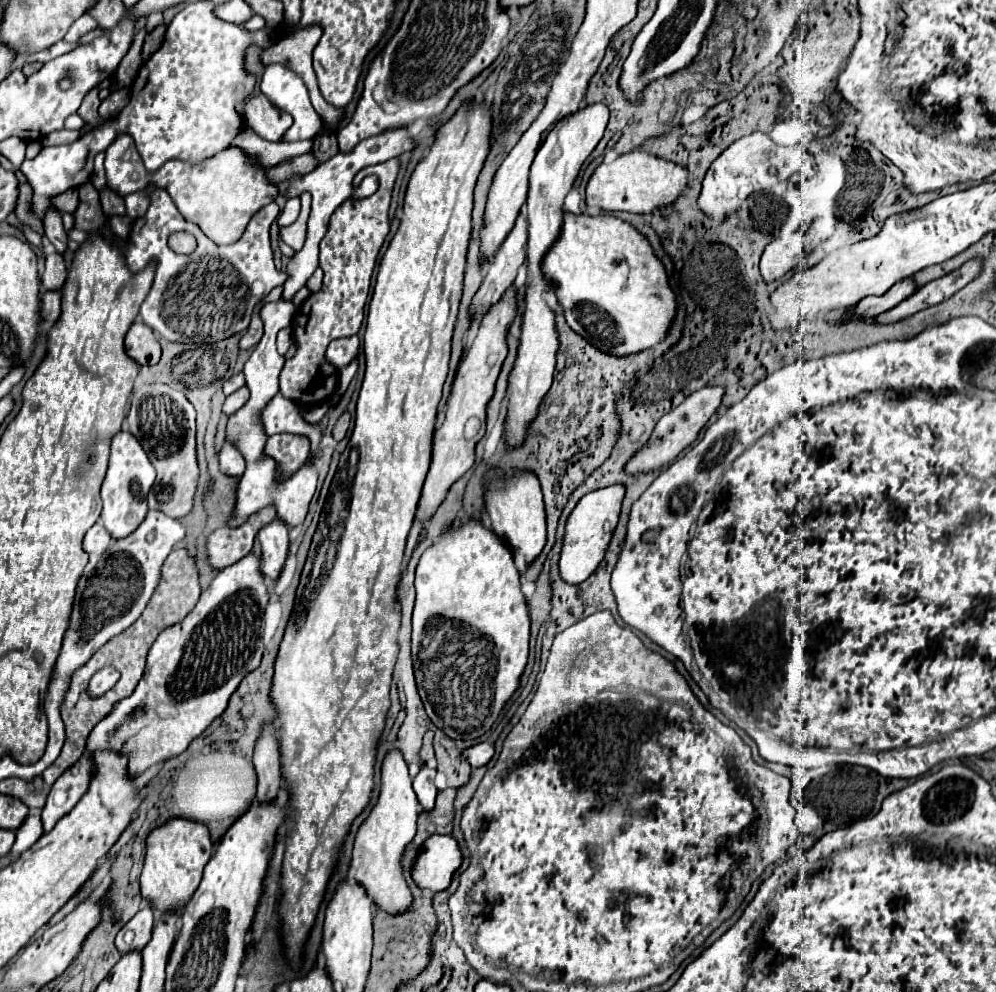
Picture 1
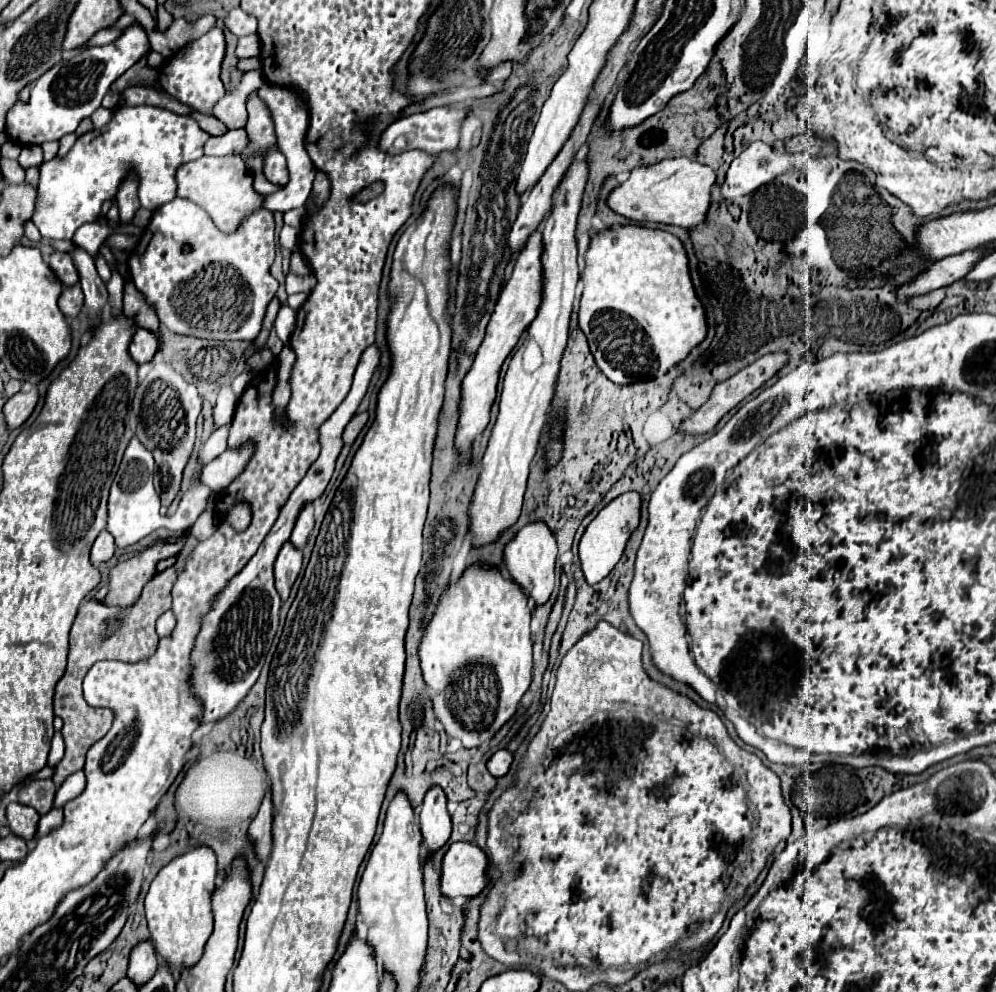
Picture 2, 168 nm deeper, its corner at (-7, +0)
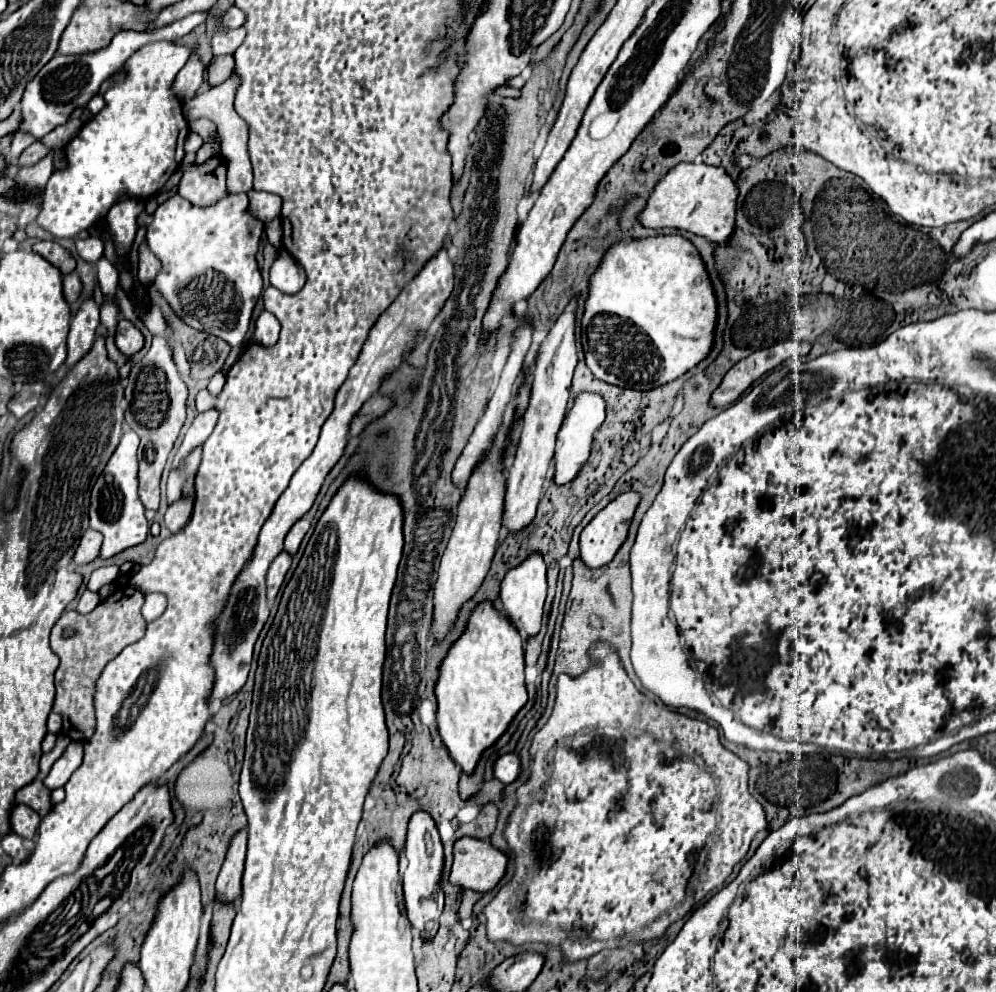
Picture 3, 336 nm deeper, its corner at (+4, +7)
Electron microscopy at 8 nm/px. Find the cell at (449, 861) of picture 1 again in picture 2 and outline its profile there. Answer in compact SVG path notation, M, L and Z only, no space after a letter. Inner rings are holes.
M452 843L442 861L442 895L456 897L476 897L480 895L488 877L488 857L476 843Z

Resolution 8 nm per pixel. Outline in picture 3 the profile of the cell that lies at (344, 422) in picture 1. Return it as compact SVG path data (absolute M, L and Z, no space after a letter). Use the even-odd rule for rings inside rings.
M373 396L371 400L367 400L367 402L363 404L363 408L355 414L355 418L353 418L351 424L349 424L351 436L357 436L367 422L371 422L371 420L377 418L379 414L383 414L391 404L393 404L393 402L391 402L389 398L383 398L383 396Z

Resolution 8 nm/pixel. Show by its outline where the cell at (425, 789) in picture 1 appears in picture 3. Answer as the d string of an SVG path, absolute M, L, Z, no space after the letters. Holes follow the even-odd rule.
M419 810L409 820L407 842L405 842L405 858L407 866L403 872L403 888L405 888L405 904L411 924L419 930L419 936L431 938L439 928L439 916L443 912L443 890L439 888L439 878L443 870L443 844L437 832L431 814Z

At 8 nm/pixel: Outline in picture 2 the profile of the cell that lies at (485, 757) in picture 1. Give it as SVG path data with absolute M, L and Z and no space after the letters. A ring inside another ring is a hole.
M506 749L496 751L496 753L492 755L492 759L488 761L490 773L492 773L494 777L504 777L504 775L508 773L510 765L512 765L512 759L514 759L514 755L512 755L510 751L506 751Z

